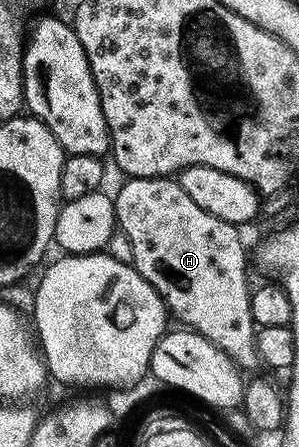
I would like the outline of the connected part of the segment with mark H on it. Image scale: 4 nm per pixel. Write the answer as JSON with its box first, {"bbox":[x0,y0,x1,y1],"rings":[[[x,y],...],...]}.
{"bbox":[114,177,261,371],"rings":[[[129,177],[123,182],[125,185],[121,187],[117,193],[114,193],[116,202],[116,223],[119,232],[124,233],[130,241],[131,250],[133,251],[133,265],[142,275],[142,279],[146,279],[146,283],[150,283],[150,287],[154,287],[154,291],[158,291],[158,295],[168,307],[168,312],[173,318],[176,317],[181,326],[190,328],[196,333],[201,333],[203,337],[215,339],[216,346],[228,356],[232,362],[241,370],[247,371],[255,365],[261,364],[261,359],[256,353],[255,336],[240,337],[243,333],[251,334],[254,329],[252,312],[250,311],[250,288],[248,289],[248,261],[250,265],[250,253],[244,250],[244,241],[240,238],[241,230],[235,225],[226,223],[222,219],[218,219],[214,215],[210,215],[210,211],[202,211],[202,207],[198,207],[198,203],[194,203],[194,199],[190,199],[190,195],[186,195],[186,191],[182,191],[179,180],[172,177],[151,177],[150,179],[142,179],[141,177]]]}

